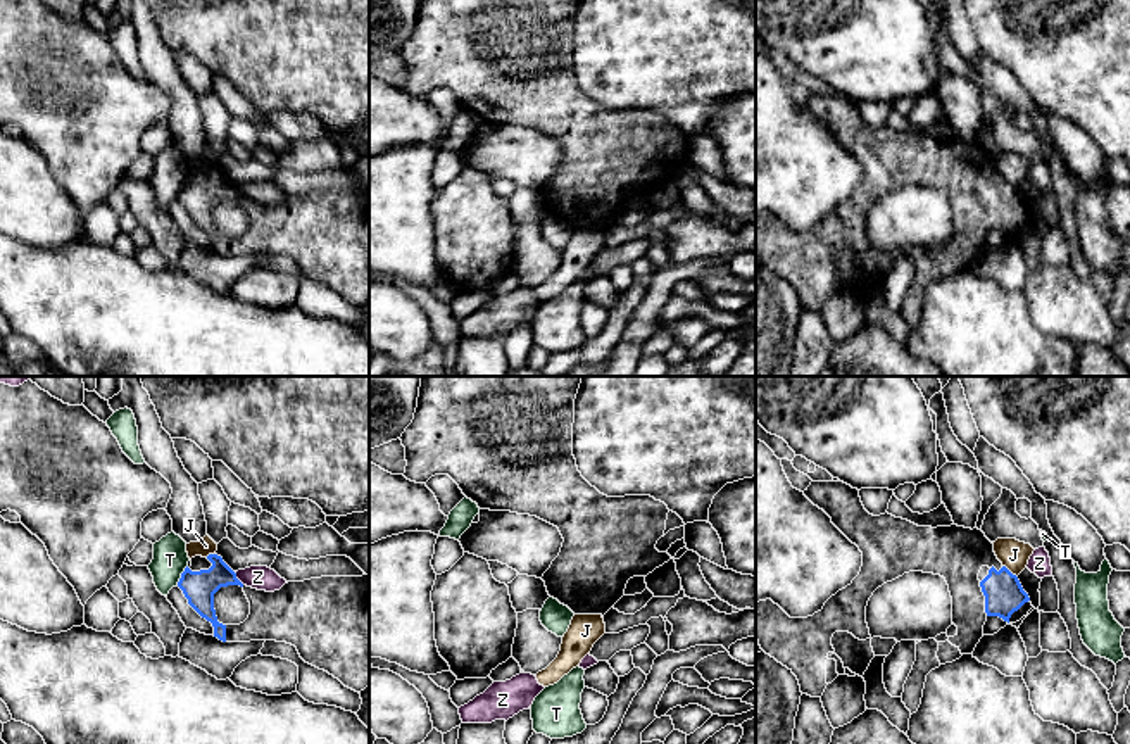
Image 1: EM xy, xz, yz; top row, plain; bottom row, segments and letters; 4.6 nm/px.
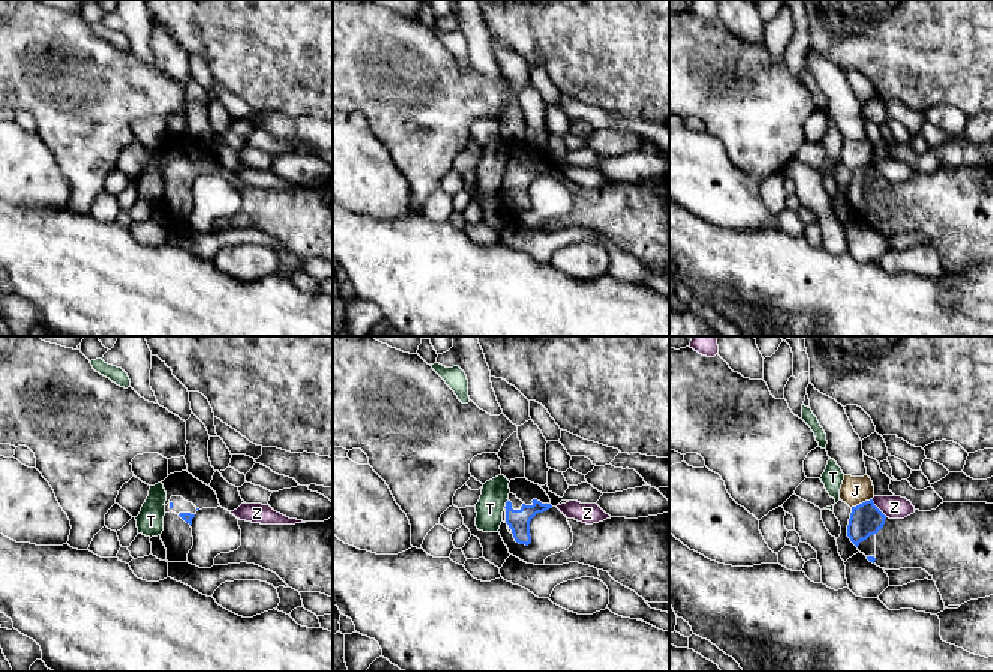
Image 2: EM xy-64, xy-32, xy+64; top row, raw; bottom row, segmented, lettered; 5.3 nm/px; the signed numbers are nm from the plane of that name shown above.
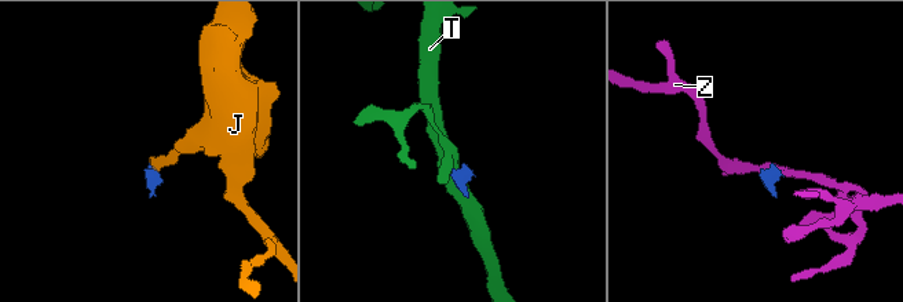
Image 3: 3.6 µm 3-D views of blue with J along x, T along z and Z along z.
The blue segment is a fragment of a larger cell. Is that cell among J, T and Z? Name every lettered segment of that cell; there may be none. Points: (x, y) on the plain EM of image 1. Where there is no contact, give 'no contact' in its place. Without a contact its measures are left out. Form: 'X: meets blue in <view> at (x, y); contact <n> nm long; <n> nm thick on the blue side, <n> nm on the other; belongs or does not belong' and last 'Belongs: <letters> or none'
J: meets blue in yz at (1008, 183); contact 90 nm long; 180 nm thick on the blue side, 140 nm on the other; does not belong
T: meets blue in xy at (182, 189); contact 110 nm long; 160 nm thick on the blue side, 160 nm on the other; does not belong
Z: meets blue in xy at (237, 192); contact 80 nm long; 160 nm thick on the blue side, 110 nm on the other; does not belong
Belongs: none

